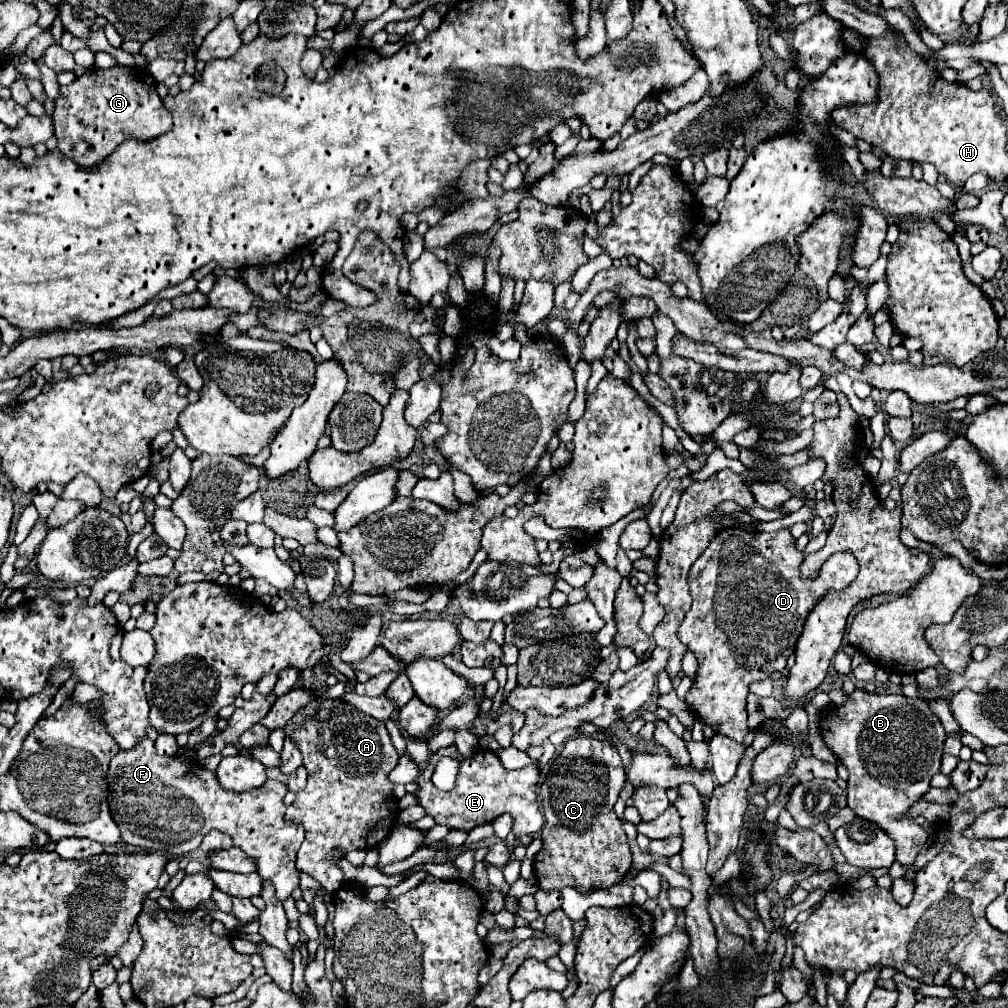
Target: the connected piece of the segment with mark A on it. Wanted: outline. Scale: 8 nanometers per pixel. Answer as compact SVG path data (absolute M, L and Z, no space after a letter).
M319 697L321 711L307 719L299 729L291 733L293 743L299 747L303 765L309 771L309 779L303 791L297 793L297 799L287 809L287 819L301 823L305 827L305 841L297 853L297 869L315 877L327 893L335 893L343 885L343 873L335 865L335 857L331 855L333 849L353 851L353 849L371 849L379 845L391 831L395 817L399 813L397 801L393 799L393 785L389 783L387 775L397 765L399 755L393 749L393 743L387 735L385 723L357 711L357 707L349 707L343 699L327 699Z

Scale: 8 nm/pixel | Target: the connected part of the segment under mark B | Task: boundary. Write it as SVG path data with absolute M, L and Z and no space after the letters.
M855 689L849 701L841 707L829 705L821 711L819 727L825 745L847 767L847 805L857 817L869 819L883 827L895 841L895 861L905 867L903 879L915 879L915 857L927 843L927 831L913 819L897 821L897 815L921 799L929 789L931 777L941 767L945 731L939 717L931 711L925 699L905 695L877 695L865 689Z

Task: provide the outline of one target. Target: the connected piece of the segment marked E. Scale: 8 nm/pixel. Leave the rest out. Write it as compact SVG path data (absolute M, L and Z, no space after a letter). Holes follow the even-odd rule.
M449 745L445 749L439 749L429 759L429 765L423 769L423 773L417 777L419 789L415 791L415 797L417 797L419 805L425 809L425 813L431 815L437 825L445 825L447 829L471 831L477 825L491 823L495 817L499 817L503 813L511 813L511 817L513 817L511 831L517 837L535 835L543 827L543 815L537 805L537 779L539 779L539 769L523 767L517 771L509 771L503 767L497 753L491 749L477 747L471 757L461 757L457 747ZM441 757L451 757L451 759L459 761L457 783L451 791L439 791L431 781L435 765L439 763Z

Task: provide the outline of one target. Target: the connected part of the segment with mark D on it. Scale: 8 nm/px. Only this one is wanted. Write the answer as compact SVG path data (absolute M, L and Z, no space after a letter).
M723 529L715 535L709 547L693 563L689 571L689 589L693 605L685 615L677 637L699 661L697 681L689 689L685 701L691 711L703 719L707 725L717 725L717 733L729 735L737 743L745 741L747 731L747 693L749 683L767 679L775 671L783 671L787 657L793 653L795 643L803 631L805 619L811 609L821 601L827 591L845 589L857 577L857 561L849 551L841 551L831 557L817 579L807 579L799 573L803 563L803 553L795 547L795 539L789 529L775 533L749 533L745 529Z

